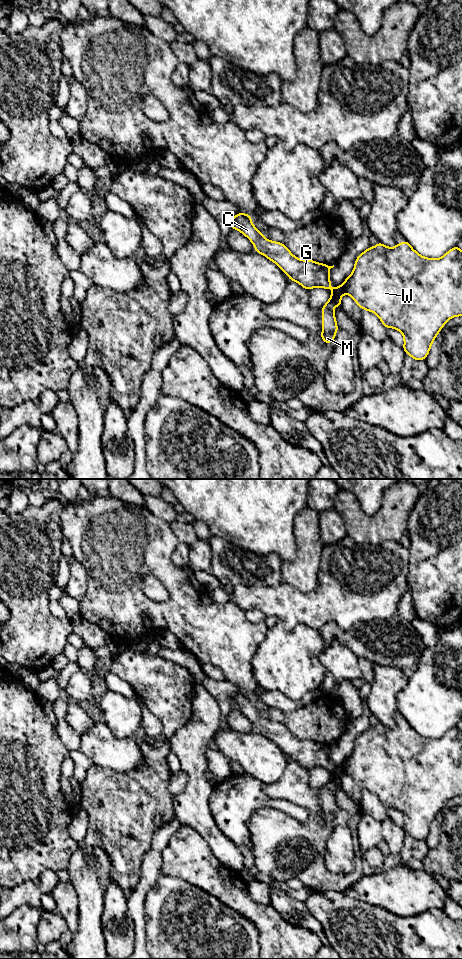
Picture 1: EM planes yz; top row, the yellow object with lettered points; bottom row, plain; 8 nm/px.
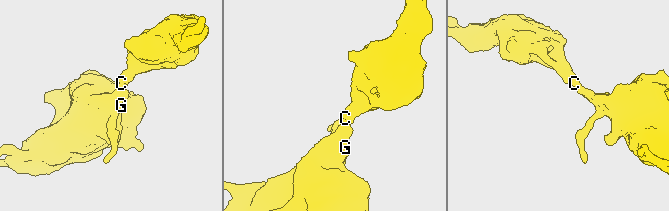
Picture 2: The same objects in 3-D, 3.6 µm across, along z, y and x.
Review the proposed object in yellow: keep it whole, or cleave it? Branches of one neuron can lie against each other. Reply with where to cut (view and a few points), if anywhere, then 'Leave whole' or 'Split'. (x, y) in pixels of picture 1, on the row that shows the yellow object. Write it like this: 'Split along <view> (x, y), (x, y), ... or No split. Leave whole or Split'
No split. Leave whole

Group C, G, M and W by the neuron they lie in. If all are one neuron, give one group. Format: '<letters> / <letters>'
C G M W

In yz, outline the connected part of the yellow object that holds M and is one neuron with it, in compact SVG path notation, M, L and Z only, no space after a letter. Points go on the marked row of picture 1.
M240 212L232 217L231 228L244 234L254 244L255 251L276 263L289 276L289 280L298 282L308 290L322 287L333 291L322 307L321 338L327 344L334 340L338 331L333 309L336 305L341 307L343 294L350 295L361 309L375 313L387 329L400 331L404 337L403 349L414 360L425 360L445 323L450 318L462 316L462 250L458 246L441 258L432 259L418 254L406 240L394 248L378 242L375 247L370 246L356 258L351 275L342 286L333 289L329 271L334 265L297 258L284 244L265 239L248 214Z

